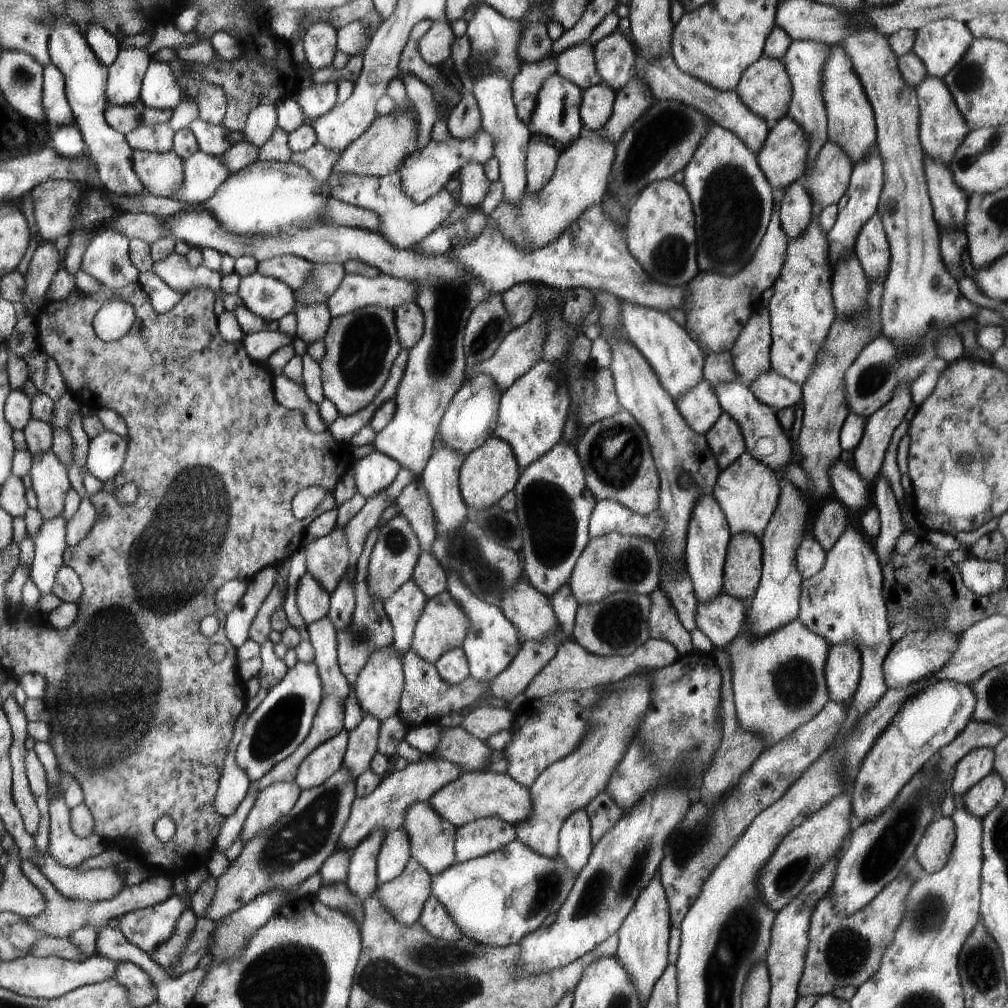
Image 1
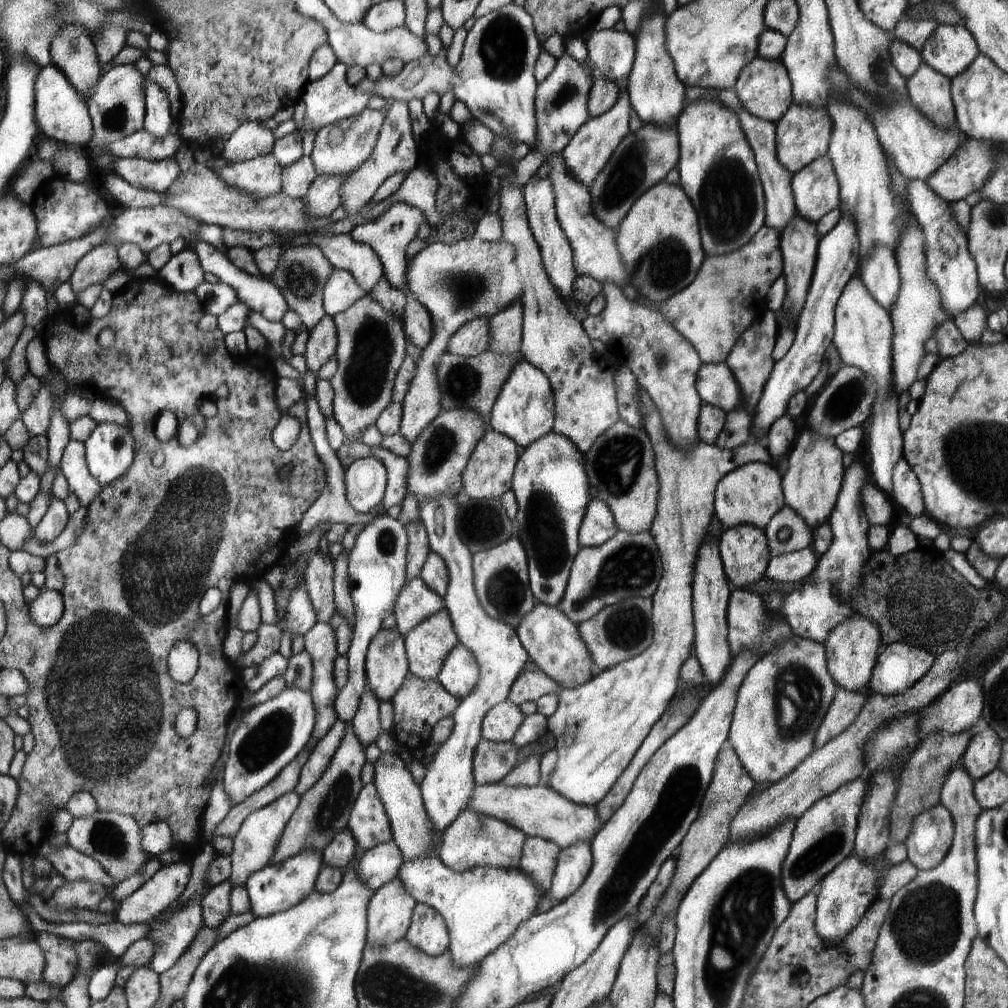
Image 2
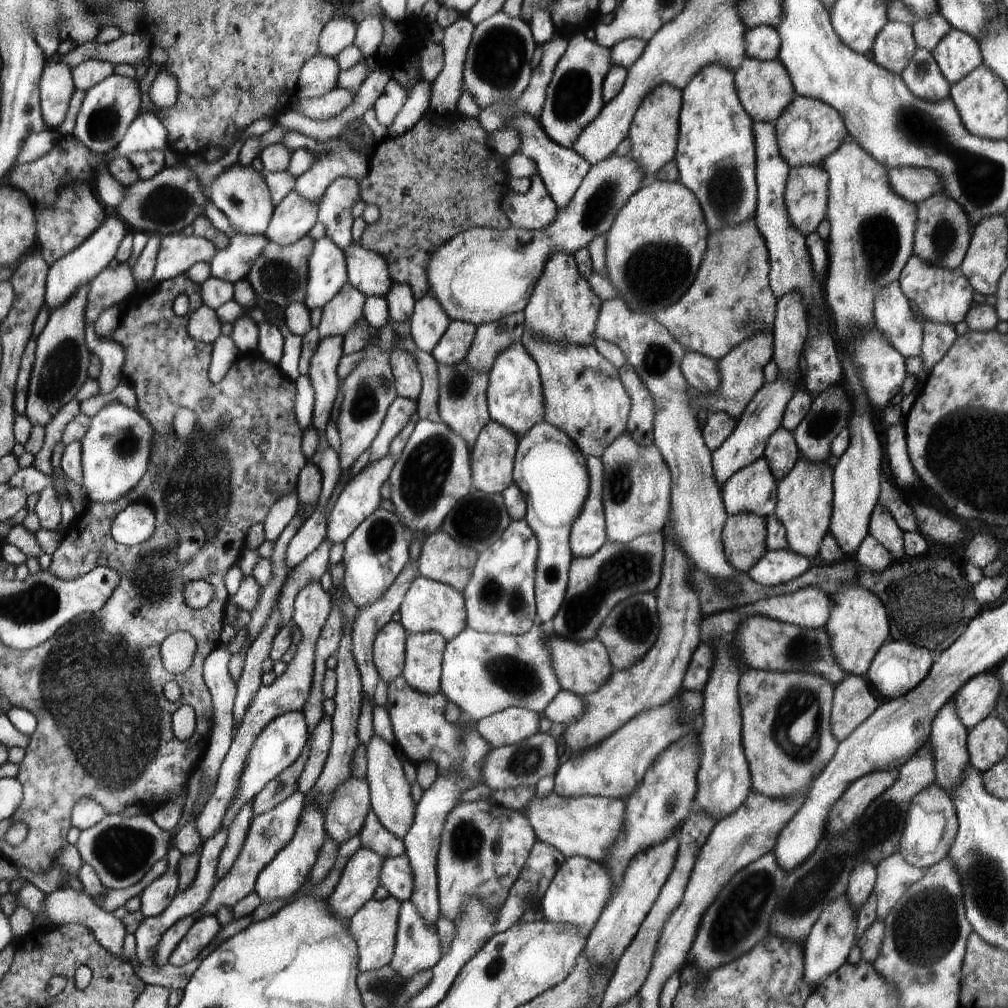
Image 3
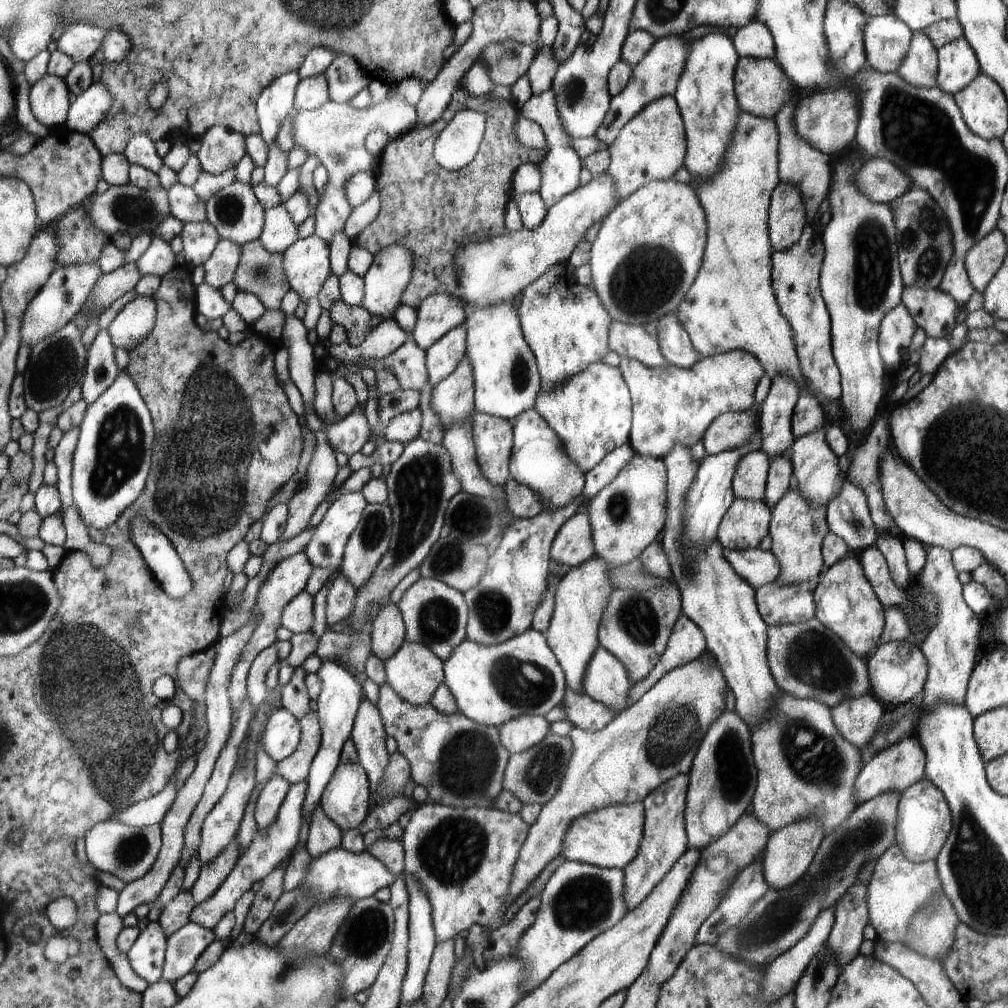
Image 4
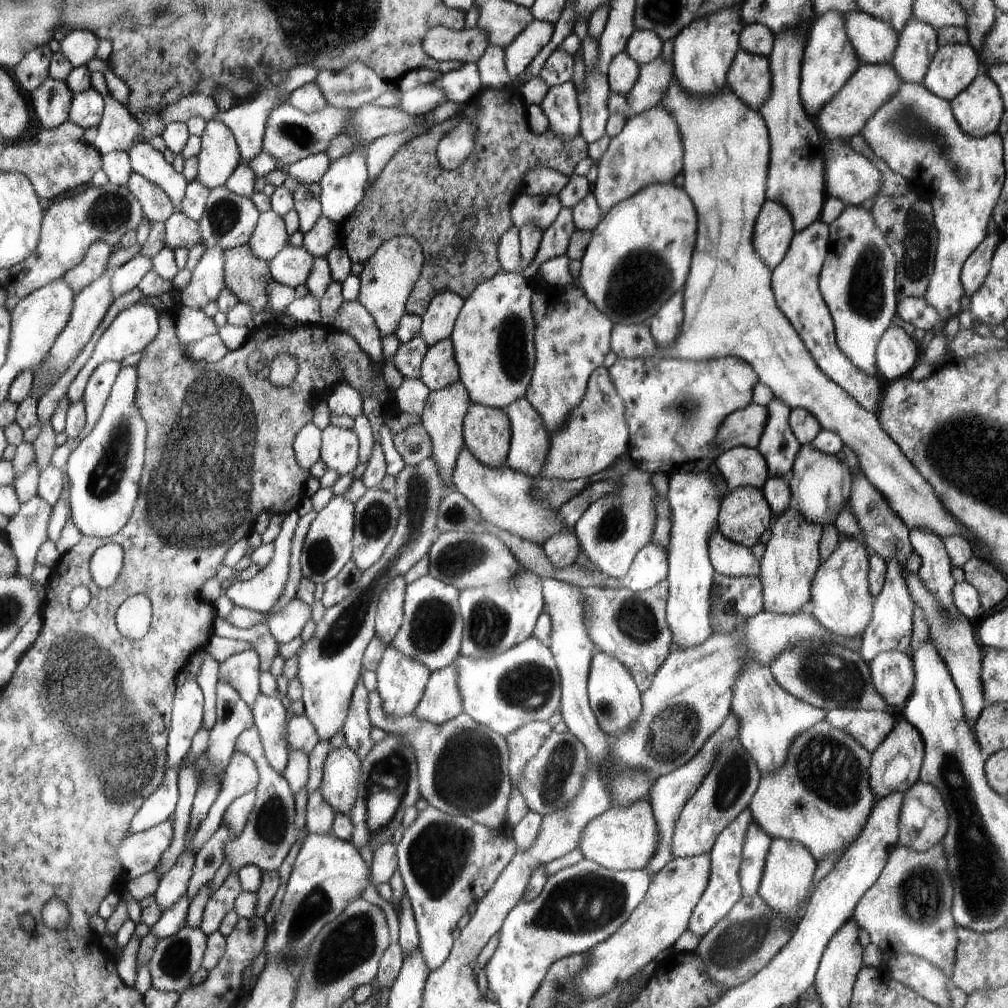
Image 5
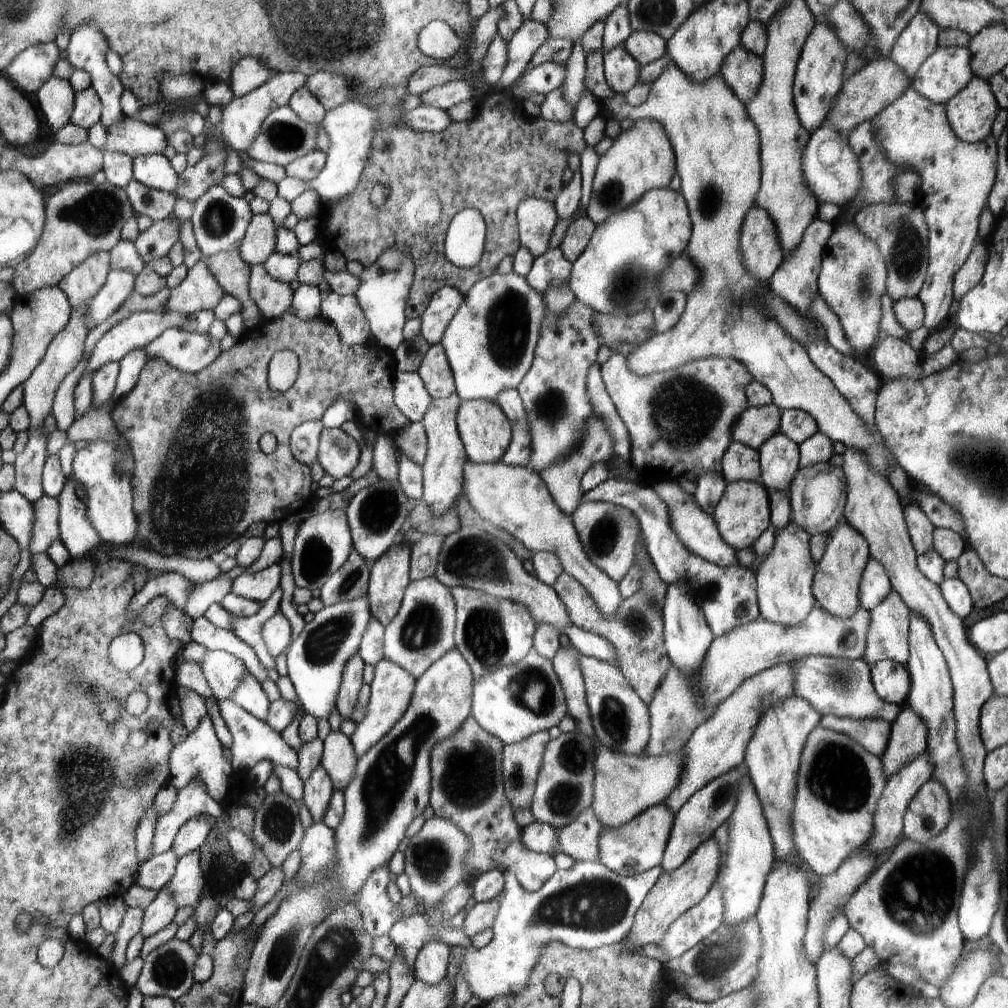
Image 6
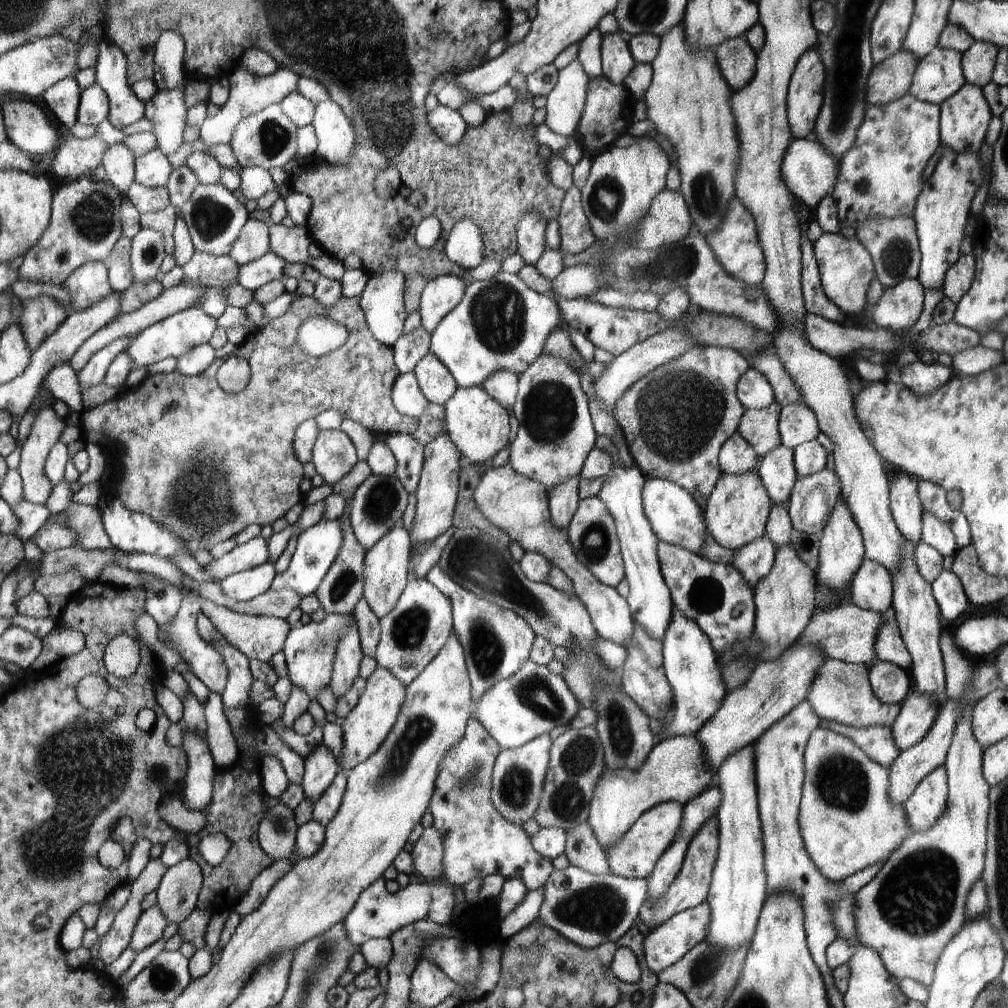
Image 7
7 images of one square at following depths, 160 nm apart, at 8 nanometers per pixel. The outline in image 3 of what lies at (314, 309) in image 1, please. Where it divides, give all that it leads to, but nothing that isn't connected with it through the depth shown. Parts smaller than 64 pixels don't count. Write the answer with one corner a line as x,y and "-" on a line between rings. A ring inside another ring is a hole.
339,335
326,336
318,342
318,350
310,362
310,380
314,395
312,425
318,434
316,452
328,446
326,426
330,422
331,411
336,401
340,378
337,369
343,357
343,338

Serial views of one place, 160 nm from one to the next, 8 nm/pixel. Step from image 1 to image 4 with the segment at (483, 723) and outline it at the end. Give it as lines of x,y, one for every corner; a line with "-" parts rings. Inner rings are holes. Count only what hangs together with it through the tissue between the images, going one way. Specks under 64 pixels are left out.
524,714
500,726
500,740
511,754
520,754
543,742
550,729
551,724
545,717

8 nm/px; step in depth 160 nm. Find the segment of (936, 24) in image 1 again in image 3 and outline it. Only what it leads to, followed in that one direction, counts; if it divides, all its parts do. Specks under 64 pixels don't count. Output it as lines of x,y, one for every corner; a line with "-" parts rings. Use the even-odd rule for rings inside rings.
951,28
931,51
949,83
956,84
983,64
979,43
964,31

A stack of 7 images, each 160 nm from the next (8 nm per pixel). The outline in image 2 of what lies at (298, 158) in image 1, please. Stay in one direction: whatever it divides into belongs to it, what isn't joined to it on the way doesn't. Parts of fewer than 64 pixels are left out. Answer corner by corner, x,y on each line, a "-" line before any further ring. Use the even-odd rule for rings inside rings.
303,154
296,162
283,168
281,192
295,199
304,199
318,175
312,157

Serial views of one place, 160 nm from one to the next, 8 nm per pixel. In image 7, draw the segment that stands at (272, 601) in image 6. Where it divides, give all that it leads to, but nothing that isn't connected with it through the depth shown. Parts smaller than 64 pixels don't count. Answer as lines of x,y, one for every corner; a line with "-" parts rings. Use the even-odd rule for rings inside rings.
340,519
322,520
312,528
304,530
297,539
297,546
294,555
291,557
290,565
282,574
276,572
271,588
273,590
288,589
294,590
300,597
315,594
322,578
328,572
328,568
334,562
334,558
338,556
338,550
342,546
342,526

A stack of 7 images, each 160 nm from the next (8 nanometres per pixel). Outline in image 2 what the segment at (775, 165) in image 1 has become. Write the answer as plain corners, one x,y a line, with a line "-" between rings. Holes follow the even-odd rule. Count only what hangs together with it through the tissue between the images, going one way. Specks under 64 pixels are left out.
792,105
783,118
775,123
776,156
782,166
791,174
798,173
815,161
827,154
830,148
833,122
827,113
827,108
814,109
806,105

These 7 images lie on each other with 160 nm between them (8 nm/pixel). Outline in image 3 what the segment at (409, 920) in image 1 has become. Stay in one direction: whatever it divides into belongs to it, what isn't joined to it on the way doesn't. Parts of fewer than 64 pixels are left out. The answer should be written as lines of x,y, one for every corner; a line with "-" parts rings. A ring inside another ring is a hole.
392,896
385,900
370,898
347,922
359,954
359,972
374,972
389,965
395,955
396,934
399,925
400,901

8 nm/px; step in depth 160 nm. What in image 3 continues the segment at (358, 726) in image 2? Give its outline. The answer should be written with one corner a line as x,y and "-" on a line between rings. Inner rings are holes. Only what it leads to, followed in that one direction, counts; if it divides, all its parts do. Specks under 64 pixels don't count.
409,562
407,566
396,576
394,584
391,589
384,594
383,598
378,598
374,604
368,604
368,606
358,607
358,614
356,614
356,620
354,620
354,626
352,626
352,650
354,654
354,659
357,663
357,668
360,681
362,684
363,696
366,696
366,700
370,702
373,706
375,705
374,700
372,700
372,694
374,694
374,688
378,684
378,672
373,664
373,643
378,635
378,632
384,628
388,622
392,619
392,616
399,611
402,600
412,584
412,580
419,576
418,564
417,562

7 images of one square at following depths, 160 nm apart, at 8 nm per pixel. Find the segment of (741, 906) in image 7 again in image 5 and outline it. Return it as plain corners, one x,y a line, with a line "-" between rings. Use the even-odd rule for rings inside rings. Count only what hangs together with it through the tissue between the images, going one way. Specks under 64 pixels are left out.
756,822
748,826
744,836
740,872
738,872
743,896
752,896
759,892
772,840
770,834
764,832

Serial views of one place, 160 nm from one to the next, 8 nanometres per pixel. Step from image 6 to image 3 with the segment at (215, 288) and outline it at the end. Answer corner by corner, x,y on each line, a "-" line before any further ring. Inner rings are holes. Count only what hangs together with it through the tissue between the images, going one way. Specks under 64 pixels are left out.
238,234
230,238
230,244
225,250
218,250
209,266
211,277
230,282
234,285
238,280
245,279
250,266
258,258
258,254
266,248
269,240
262,234
260,236
248,236

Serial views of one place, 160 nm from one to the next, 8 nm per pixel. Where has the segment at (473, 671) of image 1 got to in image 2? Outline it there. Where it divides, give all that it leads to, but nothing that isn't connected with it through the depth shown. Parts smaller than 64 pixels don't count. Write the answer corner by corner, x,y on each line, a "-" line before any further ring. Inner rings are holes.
440,493
437,497
424,499
419,504
419,518
425,526
429,545
432,551
438,553
447,563
447,569
450,574
450,584
447,588
447,594
443,598
445,608
451,615
454,627
459,635
459,642
468,647
468,650
475,655
475,659
479,664
479,682
474,690
464,697
453,712
452,734
448,740
441,744
430,762
424,762
425,747
410,750
413,760
421,762
426,768
424,779
420,783
423,788
423,801
428,810
429,817
435,826
435,829
443,834
444,830
454,822
455,818
467,808
468,801
471,800
471,794
474,793
476,782
474,777
474,756
475,748
478,746
482,738
483,718
486,716
488,709
494,705
507,700
510,696
511,686
515,684
516,677
523,670
523,666
530,658
527,649
520,642
518,632
508,623
492,618
480,604
478,596
475,594
474,583
474,554
469,546
461,539
459,535
459,513
461,512
461,504
456,495
452,493

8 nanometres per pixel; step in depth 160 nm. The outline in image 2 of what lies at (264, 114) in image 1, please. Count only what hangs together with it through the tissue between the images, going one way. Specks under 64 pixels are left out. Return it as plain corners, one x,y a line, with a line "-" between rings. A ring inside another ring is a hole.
250,119
243,122
228,138
220,152
228,165
238,161
247,161
273,152
276,139
273,131
260,120

